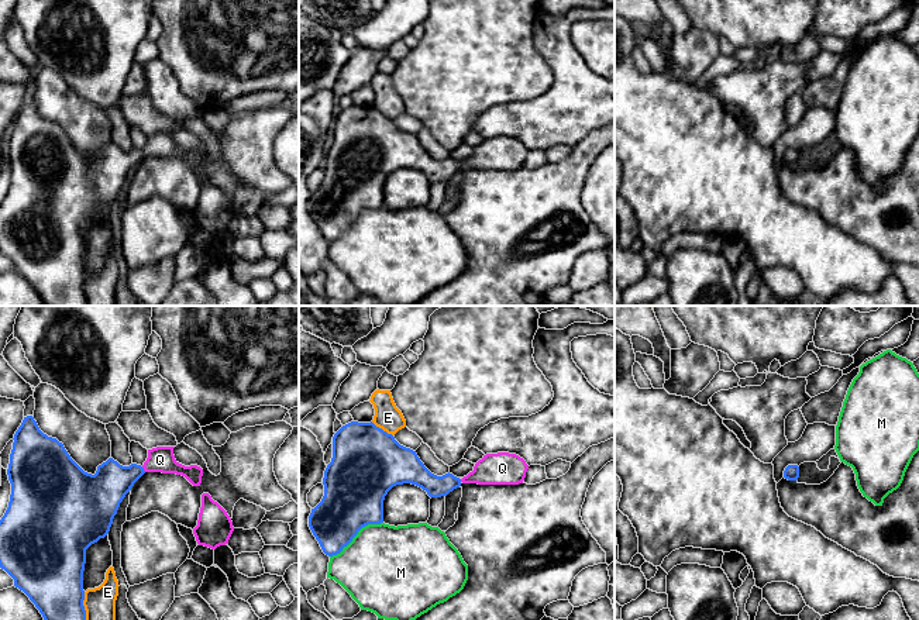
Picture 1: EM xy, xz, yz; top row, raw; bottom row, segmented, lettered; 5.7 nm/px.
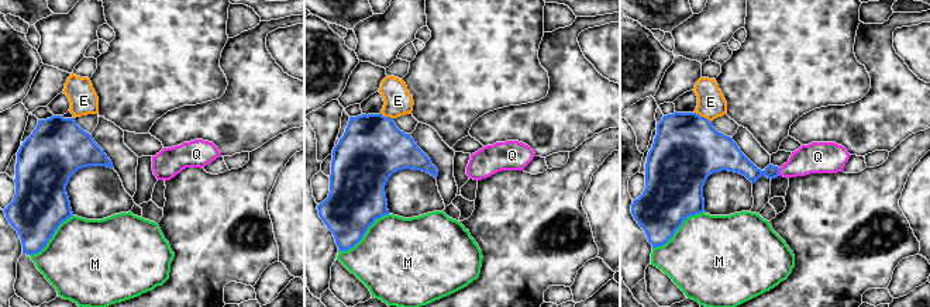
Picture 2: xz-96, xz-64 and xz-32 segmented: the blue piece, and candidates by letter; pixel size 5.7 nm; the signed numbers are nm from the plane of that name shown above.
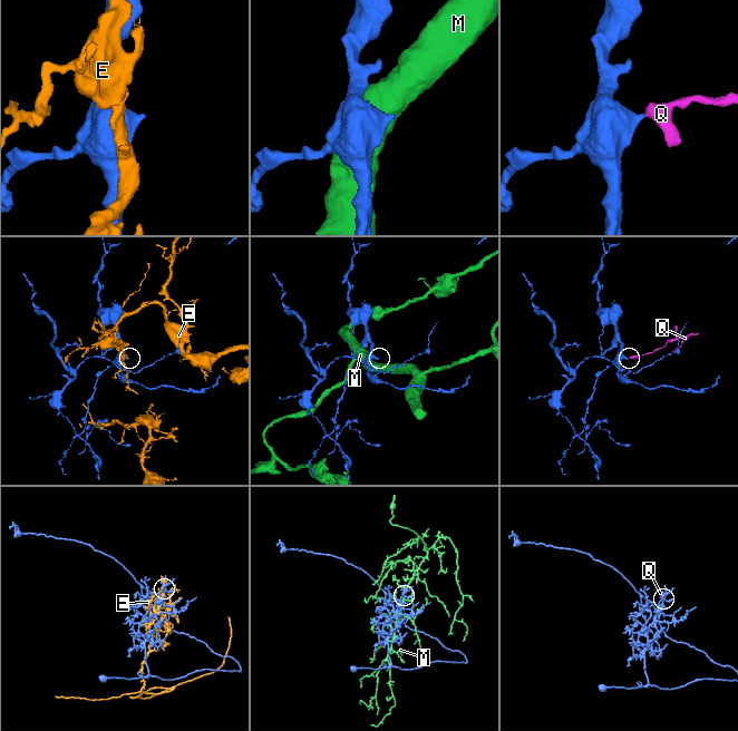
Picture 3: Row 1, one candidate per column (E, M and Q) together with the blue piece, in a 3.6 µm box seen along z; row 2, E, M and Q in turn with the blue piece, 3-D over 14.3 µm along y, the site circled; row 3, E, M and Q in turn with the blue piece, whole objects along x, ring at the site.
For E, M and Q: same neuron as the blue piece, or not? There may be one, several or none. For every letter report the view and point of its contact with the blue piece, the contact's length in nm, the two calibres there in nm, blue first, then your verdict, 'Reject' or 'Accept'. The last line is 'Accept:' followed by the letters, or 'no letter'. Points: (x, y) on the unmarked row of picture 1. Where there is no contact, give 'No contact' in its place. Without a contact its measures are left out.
E: Touches blue at xz (381, 113). Shared border 150 nm. Thickness 400 nm (blue) against 150 nm. Reject
M: Touches blue at xz (357, 217). Shared border 360 nm. Thickness 360 nm (blue) against 480 nm. Reject
Q: Touches blue at xy (143, 154). Shared border 40 nm. Thickness 220 nm (blue) against 140 nm. Accept
Accept: Q

